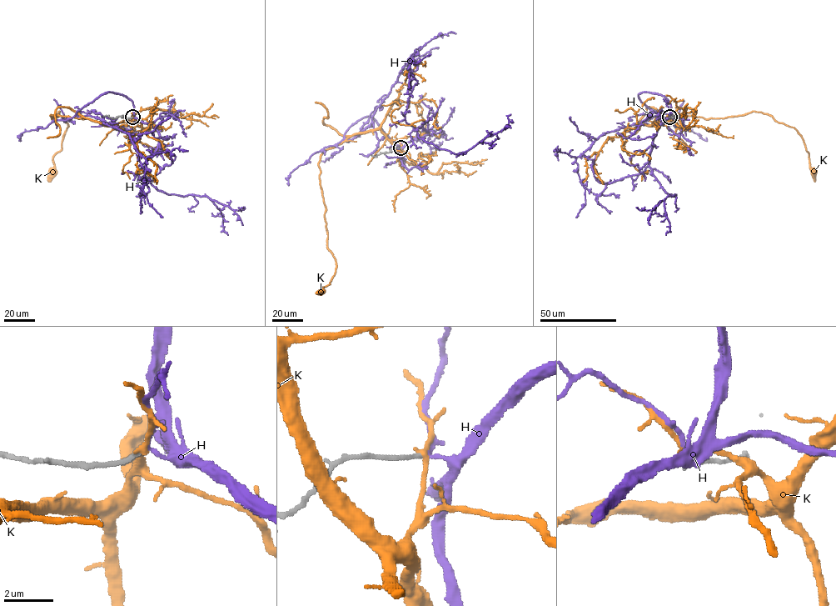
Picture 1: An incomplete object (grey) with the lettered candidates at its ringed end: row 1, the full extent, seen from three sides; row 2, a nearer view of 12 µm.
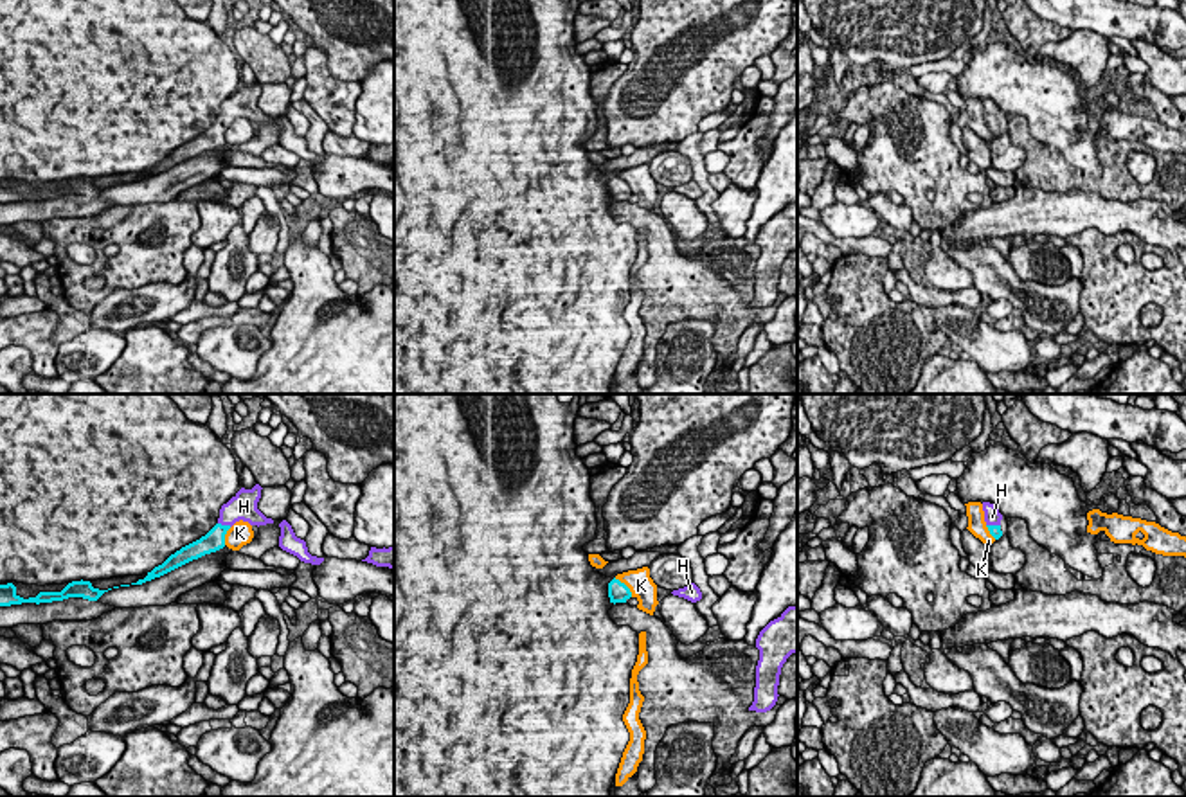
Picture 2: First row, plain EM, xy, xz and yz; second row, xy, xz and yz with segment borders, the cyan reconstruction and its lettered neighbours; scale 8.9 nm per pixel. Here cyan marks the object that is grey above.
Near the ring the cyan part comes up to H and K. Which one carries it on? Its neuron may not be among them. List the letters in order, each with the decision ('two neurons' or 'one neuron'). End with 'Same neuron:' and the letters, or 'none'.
H: one neuron
K: two neurons
Same neuron: H

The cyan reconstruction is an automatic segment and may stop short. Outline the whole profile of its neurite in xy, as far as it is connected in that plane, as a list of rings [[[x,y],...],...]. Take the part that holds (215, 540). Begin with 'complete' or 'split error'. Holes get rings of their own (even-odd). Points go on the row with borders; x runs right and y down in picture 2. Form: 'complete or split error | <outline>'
split error | [[[256,484],[252,489],[241,488],[227,504],[221,506],[218,524],[205,536],[182,547],[180,551],[171,554],[162,565],[148,572],[144,579],[139,579],[137,583],[131,583],[131,585],[142,585],[193,560],[198,560],[205,554],[223,549],[227,531],[239,520],[248,522],[250,525],[257,525],[257,527],[274,524],[272,518],[266,518],[257,509],[261,489],[263,488],[259,484]]]

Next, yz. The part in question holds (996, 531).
split error | [[[983,502],[983,511],[984,511],[984,522],[986,522],[986,527],[990,531],[990,534],[999,540],[1002,536],[1002,531],[1001,531],[1001,520],[1002,520],[1002,515],[999,513],[999,509],[990,504],[990,502]]]

